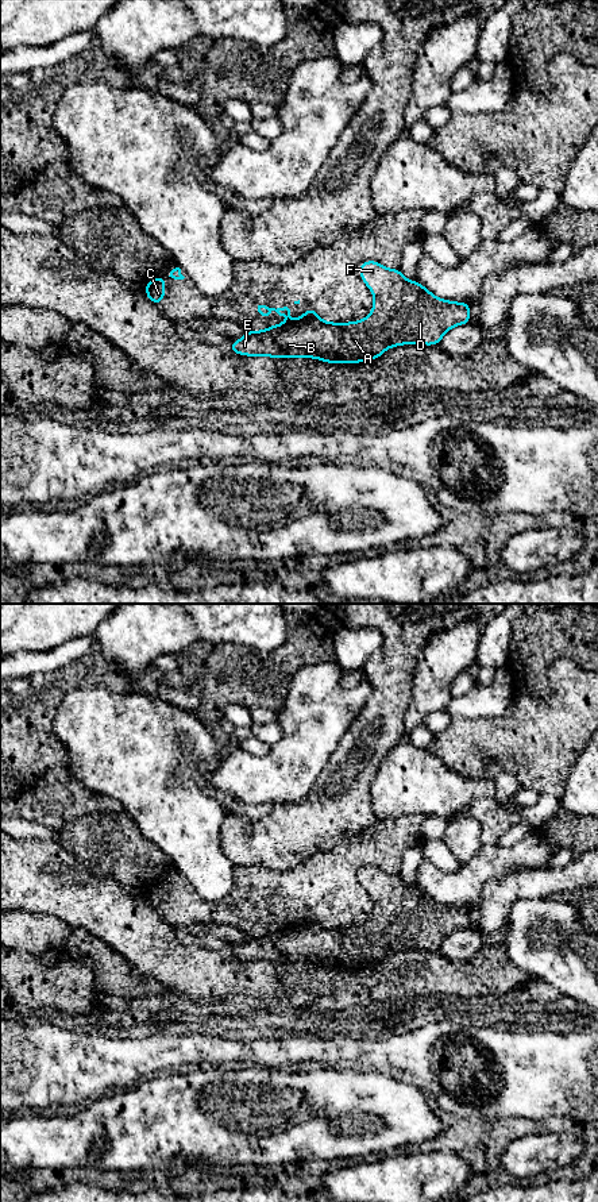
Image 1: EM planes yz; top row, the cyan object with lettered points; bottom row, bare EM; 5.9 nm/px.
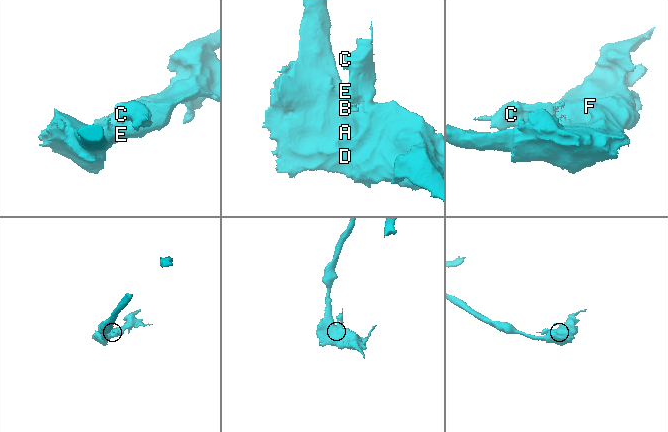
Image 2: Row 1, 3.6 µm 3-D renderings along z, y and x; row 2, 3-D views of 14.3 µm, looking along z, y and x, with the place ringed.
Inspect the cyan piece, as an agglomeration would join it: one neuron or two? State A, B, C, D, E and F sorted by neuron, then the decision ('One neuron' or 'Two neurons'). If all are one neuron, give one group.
Groups: A B D E F / C. Two neurons

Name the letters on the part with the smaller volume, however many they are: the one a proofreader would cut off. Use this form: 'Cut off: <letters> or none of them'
Cut off: C

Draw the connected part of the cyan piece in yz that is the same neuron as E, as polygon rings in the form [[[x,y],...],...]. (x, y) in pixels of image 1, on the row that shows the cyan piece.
[[[366,261],[359,266],[360,278],[367,288],[374,293],[374,307],[369,317],[352,323],[327,323],[320,317],[309,317],[301,315],[298,320],[286,320],[283,324],[273,325],[266,331],[246,331],[243,339],[231,342],[229,350],[240,355],[266,355],[271,358],[316,358],[327,363],[356,363],[371,361],[381,357],[387,347],[400,344],[439,344],[443,335],[455,325],[467,324],[471,321],[470,308],[467,303],[445,301],[433,296],[420,282],[408,281],[400,269],[386,269],[375,261]]]

